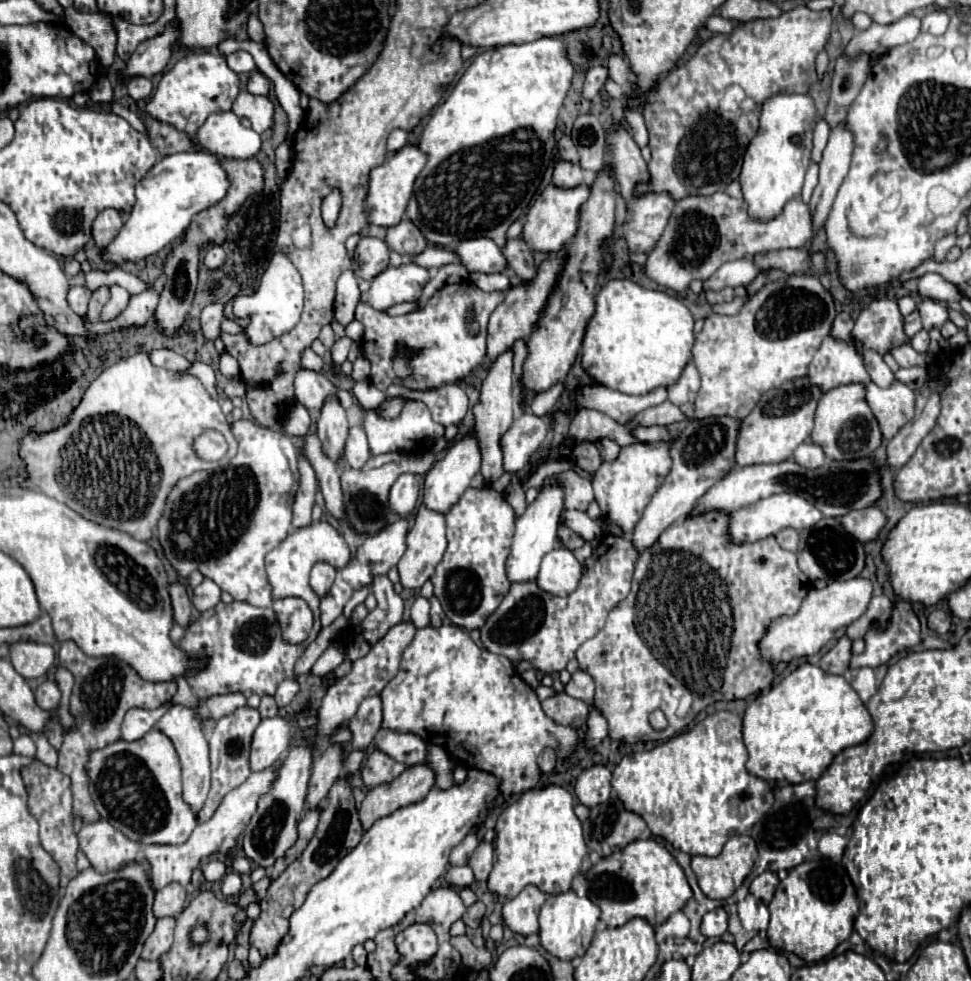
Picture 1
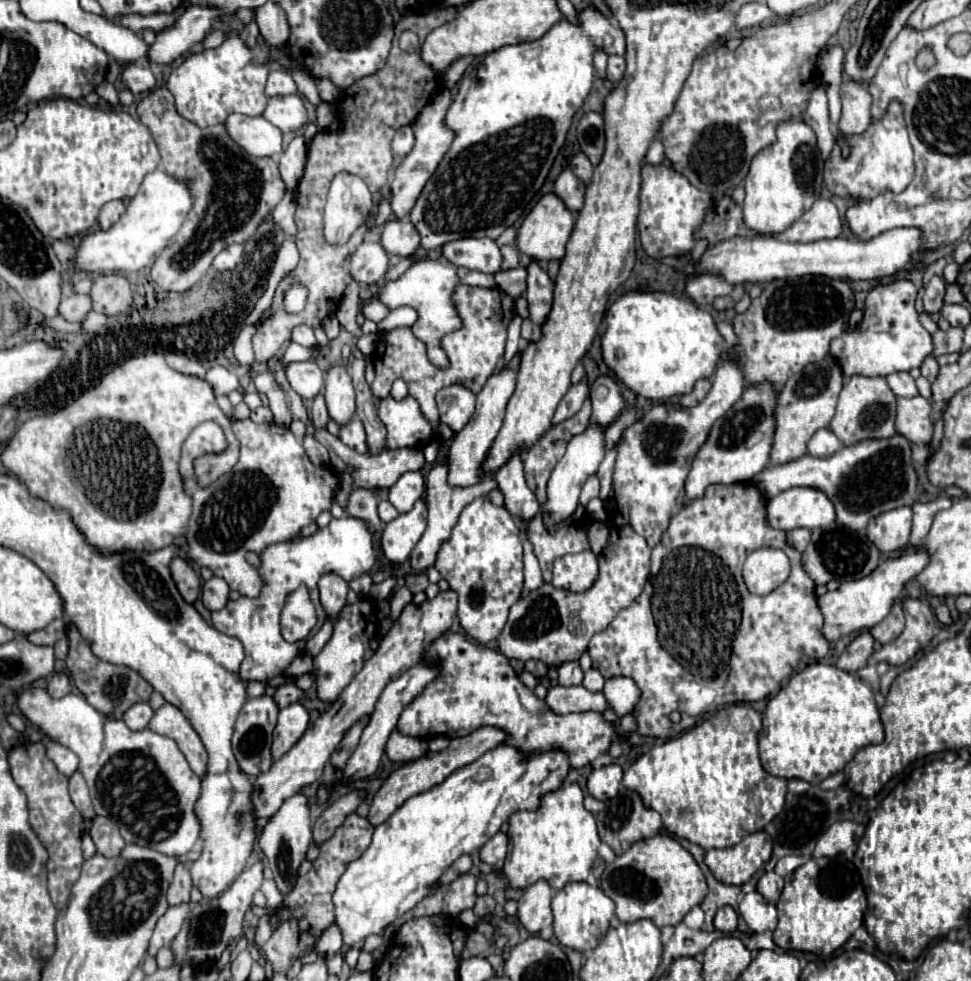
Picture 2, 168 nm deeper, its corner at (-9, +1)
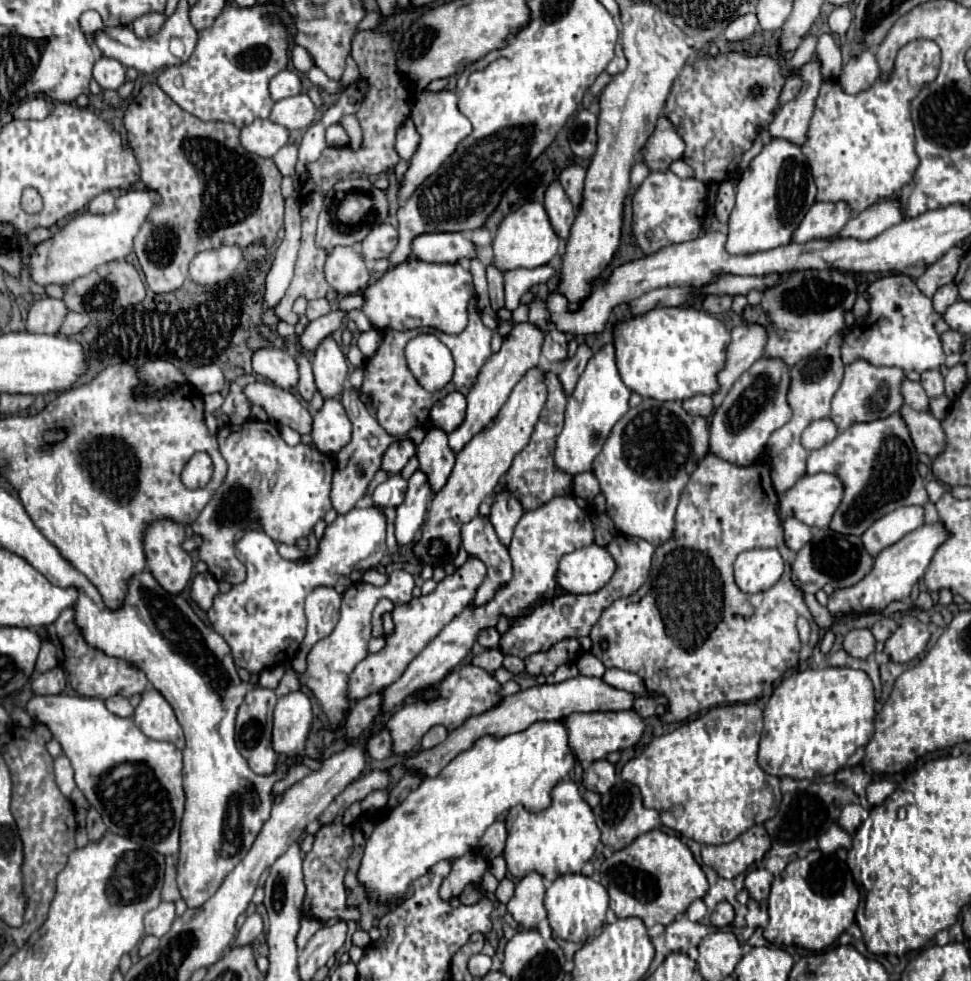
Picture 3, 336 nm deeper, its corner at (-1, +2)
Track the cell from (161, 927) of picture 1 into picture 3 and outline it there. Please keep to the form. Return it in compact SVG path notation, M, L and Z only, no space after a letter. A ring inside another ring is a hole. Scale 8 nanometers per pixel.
M161 902L157 908L147 912L145 916L145 934L147 936L165 936L175 920L175 904L173 902Z

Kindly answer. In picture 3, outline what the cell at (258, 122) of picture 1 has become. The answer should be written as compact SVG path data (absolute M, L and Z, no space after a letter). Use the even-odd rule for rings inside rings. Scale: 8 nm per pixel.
M297 94L275 102L269 120L285 126L287 130L305 130L315 116L315 104L307 94Z

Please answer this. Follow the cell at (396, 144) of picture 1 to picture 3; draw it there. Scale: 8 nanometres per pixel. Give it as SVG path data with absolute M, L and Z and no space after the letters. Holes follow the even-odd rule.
M407 118L399 130L397 130L397 138L395 138L395 150L403 160L409 160L413 156L413 152L417 150L419 144L419 134L413 126L413 122Z

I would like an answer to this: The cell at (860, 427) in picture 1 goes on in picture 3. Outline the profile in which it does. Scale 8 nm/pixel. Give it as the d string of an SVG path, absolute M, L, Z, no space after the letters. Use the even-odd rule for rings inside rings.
M857 360L849 364L845 368L845 376L839 390L831 400L829 418L835 422L839 432L845 432L847 428L851 428L851 424L873 422L873 420L881 420L891 414L897 414L903 404L903 398L899 396L899 384L903 378L905 378L905 372L899 368L877 368L865 360Z

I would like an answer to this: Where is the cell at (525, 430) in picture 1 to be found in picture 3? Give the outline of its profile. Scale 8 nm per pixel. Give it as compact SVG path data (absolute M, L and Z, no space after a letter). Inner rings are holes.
M581 344L581 346L577 348L577 354L575 354L571 360L565 362L565 368L563 368L563 372L559 374L559 380L561 380L563 390L565 390L567 396L573 394L573 390L575 390L575 386L577 386L577 380L579 380L579 376L583 374L583 370L585 370L585 366L587 366L587 362L589 362L591 356L593 356L593 352L589 350L589 346Z

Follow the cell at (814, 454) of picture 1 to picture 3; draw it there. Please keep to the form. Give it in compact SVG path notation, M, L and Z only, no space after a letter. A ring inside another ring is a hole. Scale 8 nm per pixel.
M823 418L823 420L817 420L805 428L805 432L801 436L801 444L807 450L817 450L817 448L829 444L835 436L837 436L835 424L831 424L829 418Z

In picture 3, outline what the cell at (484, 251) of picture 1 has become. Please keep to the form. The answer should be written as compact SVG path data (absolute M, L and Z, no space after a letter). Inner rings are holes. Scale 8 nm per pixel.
M439 232L419 236L413 244L413 252L419 260L435 264L455 264L461 258L473 260L477 256L475 244L461 232Z

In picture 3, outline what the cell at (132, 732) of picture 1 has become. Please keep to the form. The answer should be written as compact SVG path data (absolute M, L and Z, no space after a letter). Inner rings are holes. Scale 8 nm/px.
M113 696L113 698L105 700L105 706L107 706L107 710L111 710L113 714L117 714L121 718L133 718L133 714L135 714L135 708L123 696Z

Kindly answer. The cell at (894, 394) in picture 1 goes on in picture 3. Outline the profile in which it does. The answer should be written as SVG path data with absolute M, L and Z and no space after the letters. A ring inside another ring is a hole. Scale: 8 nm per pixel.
M903 404L901 418L905 420L911 440L917 448L917 452L925 452L931 458L935 458L943 450L943 428L937 418L929 410L913 410L911 406Z

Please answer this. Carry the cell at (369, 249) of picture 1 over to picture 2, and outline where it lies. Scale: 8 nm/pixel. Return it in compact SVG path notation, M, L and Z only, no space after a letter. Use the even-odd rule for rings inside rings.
M363 241L357 251L349 257L349 271L353 281L375 285L383 279L385 271L389 269L389 257L379 243Z

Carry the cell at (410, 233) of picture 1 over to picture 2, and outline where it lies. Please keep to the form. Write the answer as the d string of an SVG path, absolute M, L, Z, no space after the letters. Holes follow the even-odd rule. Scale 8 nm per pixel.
M393 219L383 225L381 245L389 255L409 257L419 247L419 233L407 219Z

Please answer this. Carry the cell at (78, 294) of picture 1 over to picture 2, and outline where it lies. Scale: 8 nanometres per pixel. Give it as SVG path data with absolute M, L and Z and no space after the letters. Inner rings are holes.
M71 295L59 303L59 317L63 317L69 323L81 321L89 311L91 311L89 295Z

